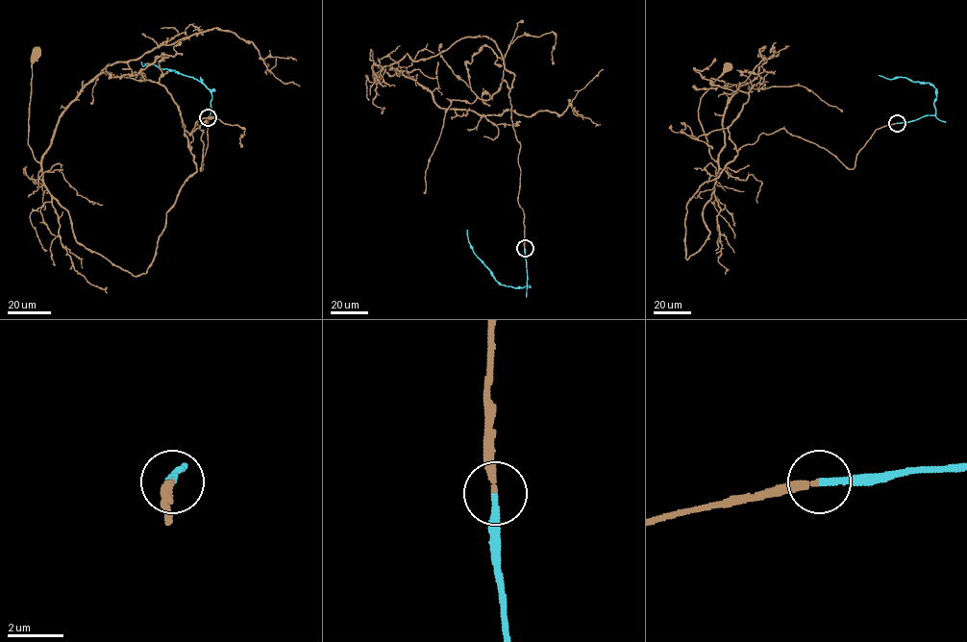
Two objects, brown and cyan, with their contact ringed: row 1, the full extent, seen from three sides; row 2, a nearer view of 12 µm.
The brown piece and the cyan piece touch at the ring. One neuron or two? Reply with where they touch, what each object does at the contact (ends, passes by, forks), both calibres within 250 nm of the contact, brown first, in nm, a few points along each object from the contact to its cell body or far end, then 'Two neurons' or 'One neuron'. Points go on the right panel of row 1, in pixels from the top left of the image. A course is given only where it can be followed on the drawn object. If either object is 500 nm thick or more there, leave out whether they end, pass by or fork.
Place: (897, 123). At the ring brown ends. At the ring cyan ends. Thickness 240 nm (brown) against 240 nm. Course of brown: (896, 123), (853, 168), (762, 133), (690, 199), (687, 259), (718, 169), (700, 98), (728, 66). Course of cyan: (896, 123), (933, 115), (936, 90), (929, 84), (879, 75). One neuron

